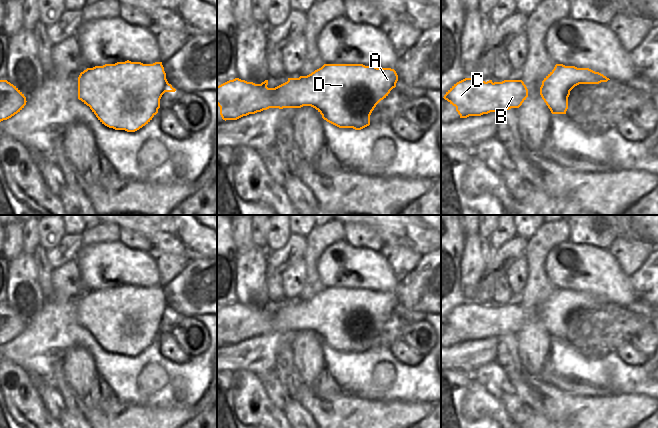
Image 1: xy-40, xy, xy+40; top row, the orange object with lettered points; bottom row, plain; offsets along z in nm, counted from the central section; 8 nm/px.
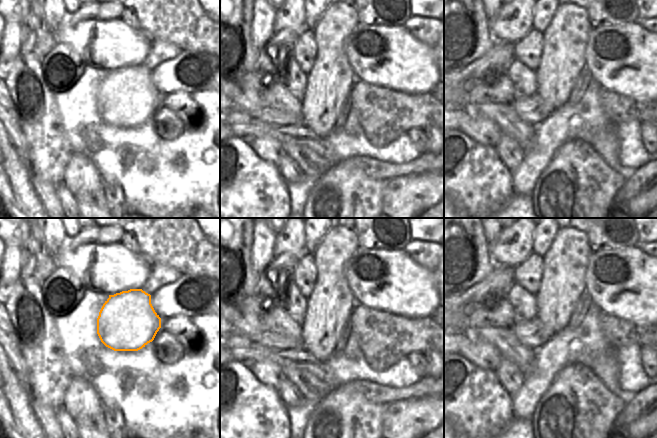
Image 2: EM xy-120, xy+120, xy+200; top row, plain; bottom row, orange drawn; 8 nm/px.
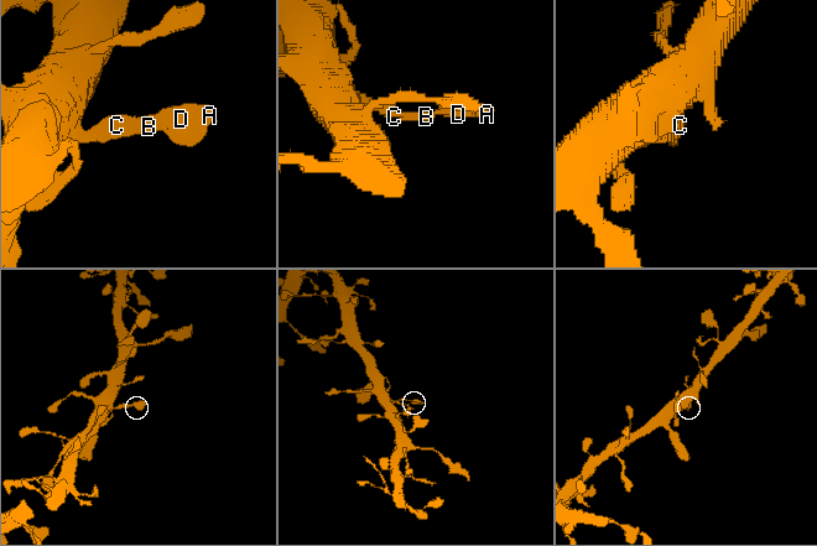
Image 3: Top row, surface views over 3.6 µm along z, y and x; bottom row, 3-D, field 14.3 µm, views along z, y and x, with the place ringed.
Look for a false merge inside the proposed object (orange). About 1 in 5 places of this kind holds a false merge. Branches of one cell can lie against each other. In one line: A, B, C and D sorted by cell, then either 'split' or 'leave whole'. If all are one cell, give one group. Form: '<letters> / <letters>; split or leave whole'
A B C D; leave whole

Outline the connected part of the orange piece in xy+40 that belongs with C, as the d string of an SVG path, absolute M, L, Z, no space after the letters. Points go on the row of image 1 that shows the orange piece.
M472 77L454 84L443 98L456 107L460 118L467 118L519 108L527 97L528 89L522 80L493 83Z

